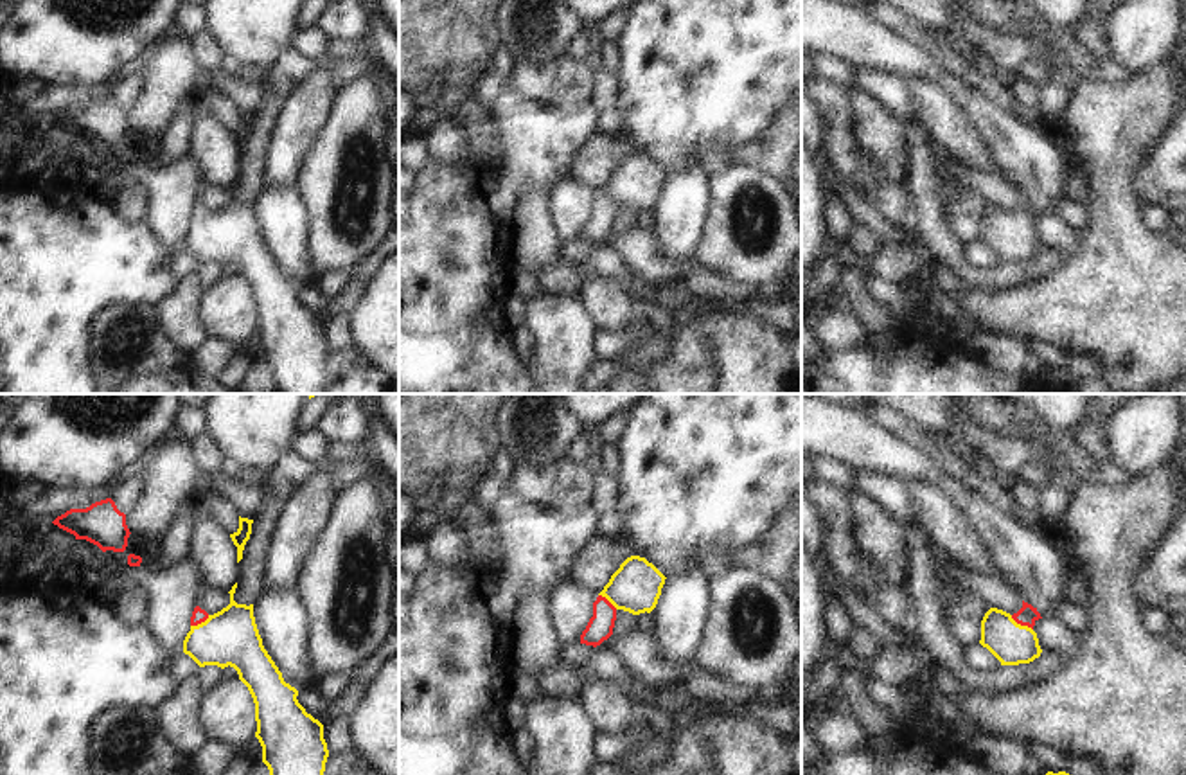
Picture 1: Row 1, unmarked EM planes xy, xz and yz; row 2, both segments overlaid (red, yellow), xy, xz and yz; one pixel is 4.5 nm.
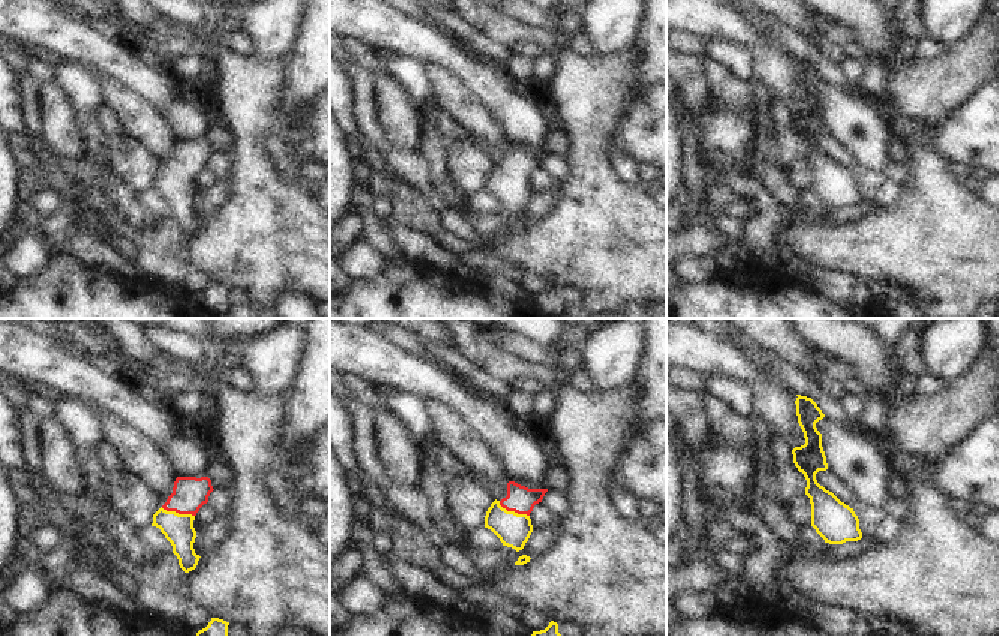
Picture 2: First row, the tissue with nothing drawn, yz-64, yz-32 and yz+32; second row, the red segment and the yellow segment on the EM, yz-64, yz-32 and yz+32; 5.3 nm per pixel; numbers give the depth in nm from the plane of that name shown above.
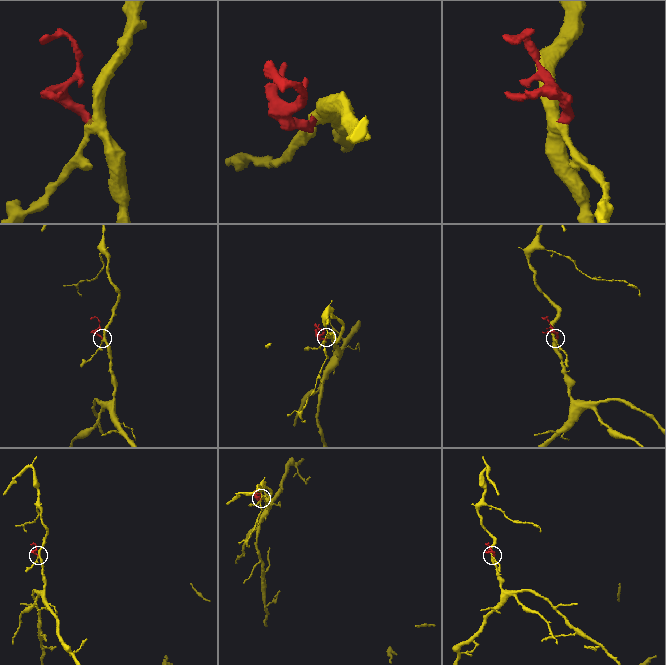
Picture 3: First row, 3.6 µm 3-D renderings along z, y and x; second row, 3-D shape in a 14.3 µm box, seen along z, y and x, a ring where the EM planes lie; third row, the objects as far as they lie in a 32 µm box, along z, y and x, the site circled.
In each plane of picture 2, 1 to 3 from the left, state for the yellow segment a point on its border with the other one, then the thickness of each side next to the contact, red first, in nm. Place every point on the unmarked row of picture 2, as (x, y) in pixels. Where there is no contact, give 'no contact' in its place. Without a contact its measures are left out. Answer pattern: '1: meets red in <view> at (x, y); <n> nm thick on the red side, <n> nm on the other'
1: meets red in yz-64 at (177, 176); 190 nm thick on the red side, 160 nm on the other
2: meets red in yz-32 at (513, 174); 150 nm thick on the red side, 180 nm on the other
3: no contact

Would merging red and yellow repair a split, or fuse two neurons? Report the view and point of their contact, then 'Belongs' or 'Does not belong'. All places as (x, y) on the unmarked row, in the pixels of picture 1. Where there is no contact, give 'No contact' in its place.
Touches red at yz (1021, 222). Belongs.

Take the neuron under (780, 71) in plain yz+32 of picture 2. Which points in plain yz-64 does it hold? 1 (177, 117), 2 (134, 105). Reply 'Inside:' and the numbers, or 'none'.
Inside: 2

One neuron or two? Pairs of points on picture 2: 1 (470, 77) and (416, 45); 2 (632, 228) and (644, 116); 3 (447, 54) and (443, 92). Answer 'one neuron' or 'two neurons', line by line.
1: one neuron
2: two neurons
3: two neurons

